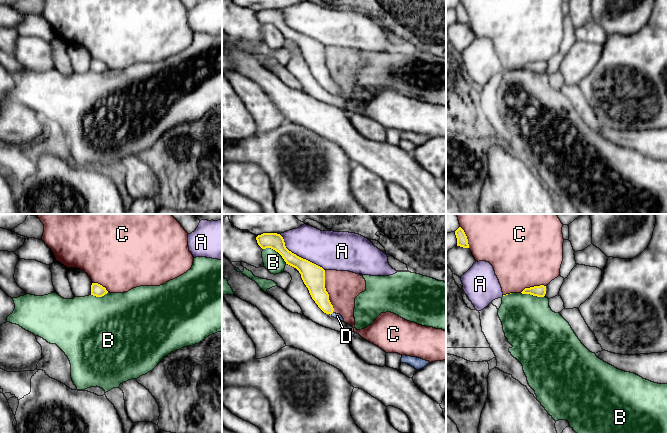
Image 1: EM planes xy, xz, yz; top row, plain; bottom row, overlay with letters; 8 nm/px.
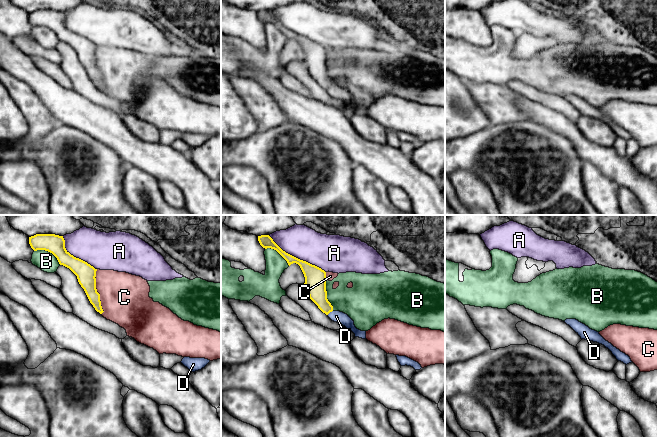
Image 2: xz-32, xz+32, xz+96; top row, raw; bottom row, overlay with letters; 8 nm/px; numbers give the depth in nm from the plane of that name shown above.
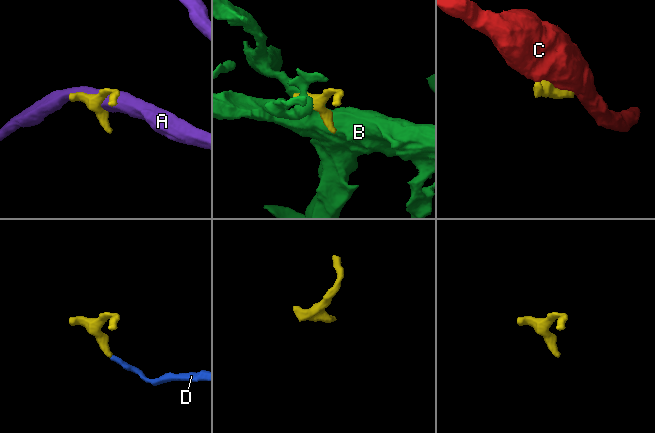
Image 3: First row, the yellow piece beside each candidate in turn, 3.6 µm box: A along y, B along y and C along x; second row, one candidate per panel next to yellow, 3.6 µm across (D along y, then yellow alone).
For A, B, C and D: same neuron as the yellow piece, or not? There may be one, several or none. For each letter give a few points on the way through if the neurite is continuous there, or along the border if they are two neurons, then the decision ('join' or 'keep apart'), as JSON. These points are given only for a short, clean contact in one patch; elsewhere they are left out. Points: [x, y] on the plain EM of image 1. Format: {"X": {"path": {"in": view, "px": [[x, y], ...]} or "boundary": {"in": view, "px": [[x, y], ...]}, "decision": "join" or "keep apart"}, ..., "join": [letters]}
{"A": {"decision": "keep apart"}, "B": {"decision": "keep apart"}, "C": {"decision": "keep apart"}, "D": {"path": {"in": "xz", "px": [[316, 62], [323, 79], [331, 89], [337, 92]]}, "decision": "join"}, "join": ["D"]}

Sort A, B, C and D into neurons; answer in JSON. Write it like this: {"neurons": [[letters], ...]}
{"neurons": [["A"], ["B"], ["C"], ["D"]]}

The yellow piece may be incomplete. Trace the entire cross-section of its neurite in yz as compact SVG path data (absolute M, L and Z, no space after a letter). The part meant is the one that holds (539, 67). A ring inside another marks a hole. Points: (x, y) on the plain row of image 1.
M540 61L540 62L525 64L521 69L530 70L537 73L544 73L546 70L546 62Z

